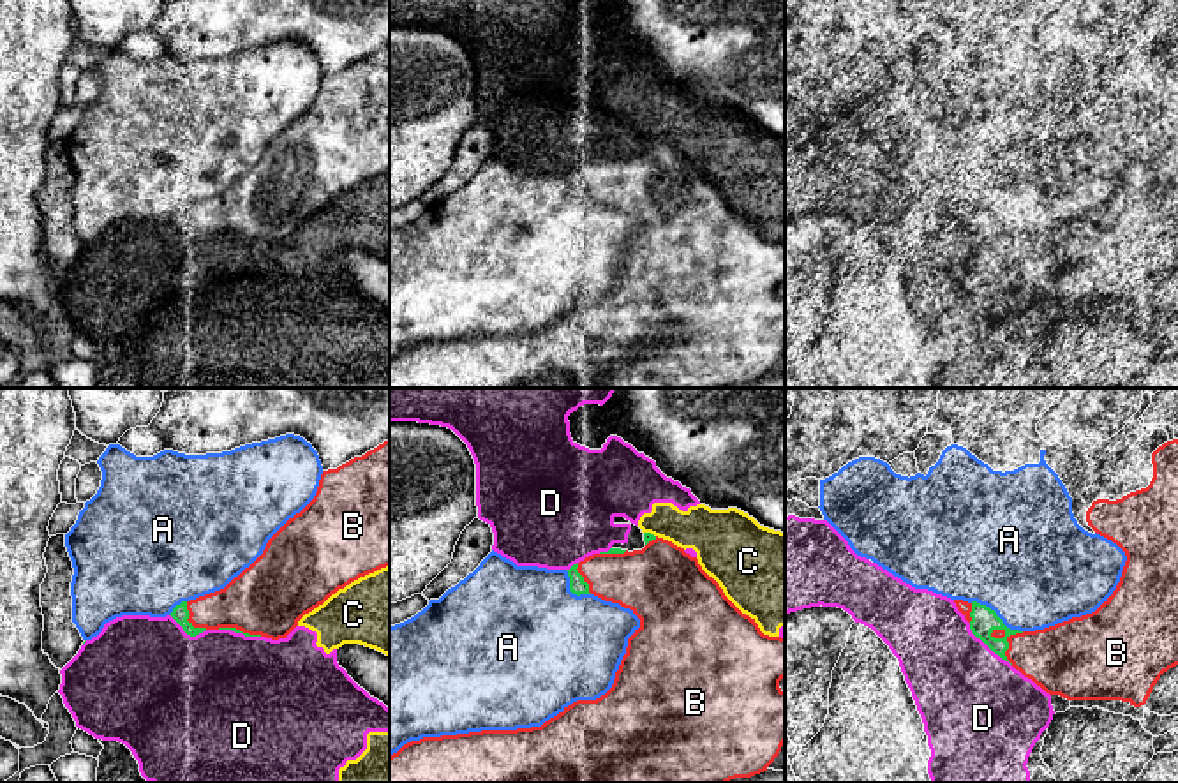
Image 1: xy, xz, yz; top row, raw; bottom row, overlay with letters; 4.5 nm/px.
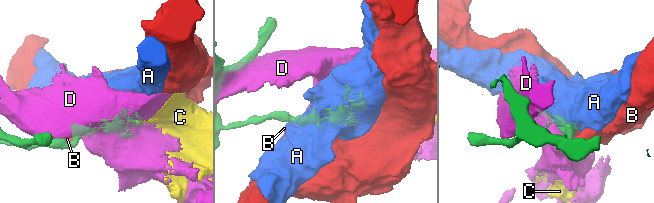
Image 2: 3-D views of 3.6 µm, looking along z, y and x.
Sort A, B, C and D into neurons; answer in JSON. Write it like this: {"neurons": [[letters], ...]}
{"neurons": [["A"], ["B"], ["C", "D"]]}

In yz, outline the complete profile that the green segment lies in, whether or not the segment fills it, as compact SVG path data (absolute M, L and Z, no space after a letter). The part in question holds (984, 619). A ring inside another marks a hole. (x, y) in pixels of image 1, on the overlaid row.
M972 601L970 617L972 633L980 638L995 654L1009 661L1005 656L1005 651L1009 649L1007 638L1023 631L1007 628L995 610L977 601Z

